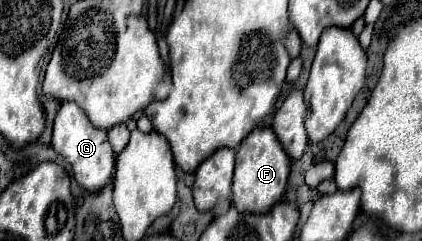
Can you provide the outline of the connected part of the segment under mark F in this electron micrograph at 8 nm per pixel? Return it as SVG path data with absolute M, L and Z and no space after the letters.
M271 127L253 129L237 149L235 161L235 177L232 180L232 203L237 211L269 211L269 207L277 205L283 199L287 177L289 177L291 159L283 151L277 135Z

